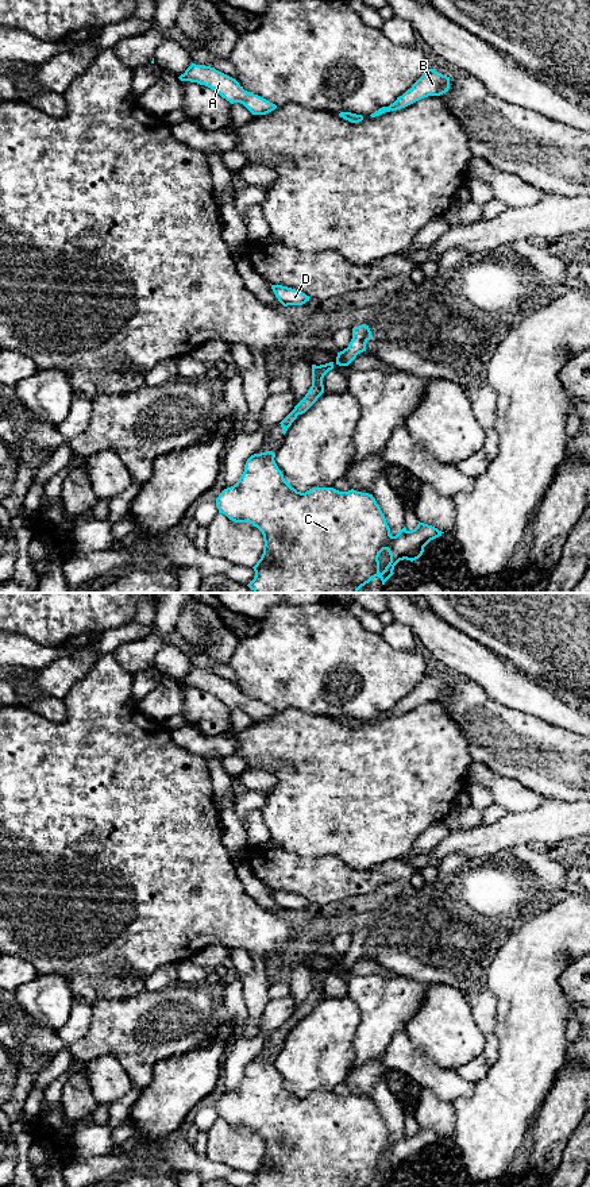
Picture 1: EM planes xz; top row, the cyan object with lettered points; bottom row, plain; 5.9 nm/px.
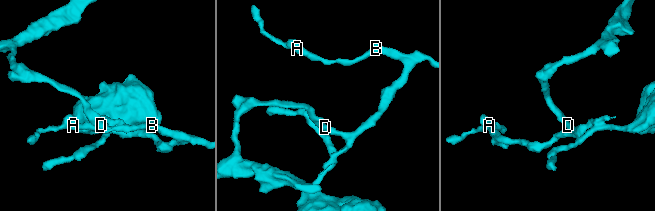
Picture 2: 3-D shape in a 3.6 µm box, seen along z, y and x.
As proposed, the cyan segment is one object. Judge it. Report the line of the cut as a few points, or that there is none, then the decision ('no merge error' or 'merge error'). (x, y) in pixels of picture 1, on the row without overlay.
xz (317, 971), (323, 982) | merge error

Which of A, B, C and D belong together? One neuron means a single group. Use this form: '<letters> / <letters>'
A B D / C

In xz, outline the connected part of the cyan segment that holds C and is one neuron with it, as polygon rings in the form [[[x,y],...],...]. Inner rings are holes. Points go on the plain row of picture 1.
[[[273,1056],[251,1060],[239,1086],[224,1094],[216,1103],[219,1118],[225,1119],[235,1128],[250,1128],[263,1140],[263,1159],[252,1172],[255,1182],[251,1187],[370,1187],[378,1182],[386,1187],[394,1178],[394,1171],[400,1165],[416,1165],[424,1152],[444,1137],[420,1128],[412,1136],[405,1132],[396,1140],[390,1140],[386,1124],[373,1099],[356,1097],[339,1097],[333,1092],[312,1092],[305,1098],[297,1097],[284,1083],[278,1074]],[[386,1155],[390,1167],[385,1175],[379,1176],[379,1159]]]

